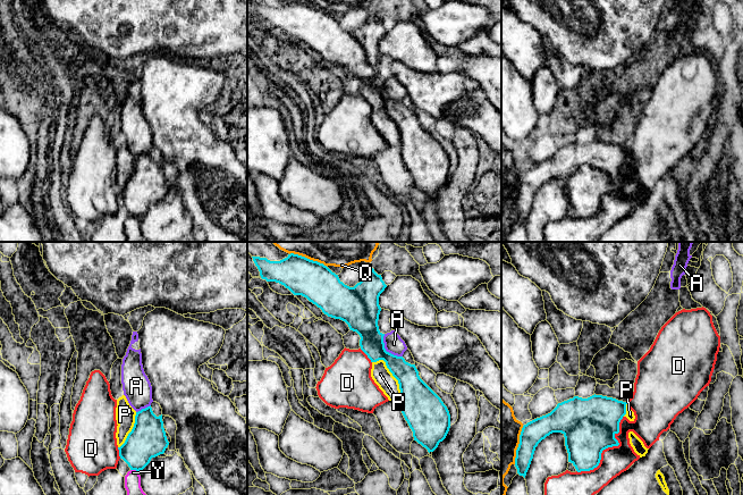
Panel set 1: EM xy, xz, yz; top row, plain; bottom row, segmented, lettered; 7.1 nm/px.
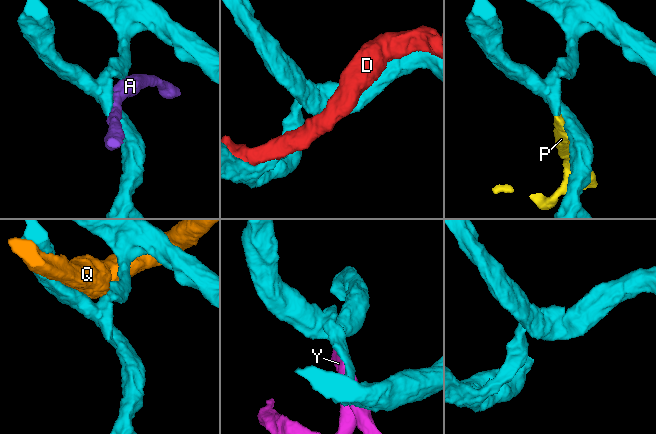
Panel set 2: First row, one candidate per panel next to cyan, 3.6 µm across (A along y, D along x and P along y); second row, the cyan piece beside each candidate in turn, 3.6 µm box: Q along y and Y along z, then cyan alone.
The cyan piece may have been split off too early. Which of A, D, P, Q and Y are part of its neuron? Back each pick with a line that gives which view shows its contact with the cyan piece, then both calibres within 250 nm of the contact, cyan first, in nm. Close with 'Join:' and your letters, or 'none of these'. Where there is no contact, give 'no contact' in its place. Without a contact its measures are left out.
P: contact in xz; calibres 240 and 140 nm
Join: P

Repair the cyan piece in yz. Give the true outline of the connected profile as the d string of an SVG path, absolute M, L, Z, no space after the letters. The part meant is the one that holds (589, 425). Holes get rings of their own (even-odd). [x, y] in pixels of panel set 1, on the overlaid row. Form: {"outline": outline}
{"outline": "M594 394L588 398L574 396L558 403L550 413L523 426L515 458L517 473L525 478L535 447L552 433L562 433L564 435L568 462L575 467L577 472L593 470L599 465L603 450L619 445L615 435L619 433L619 422L624 417L630 421L635 419L634 412L627 406L627 402L602 395Z"}

